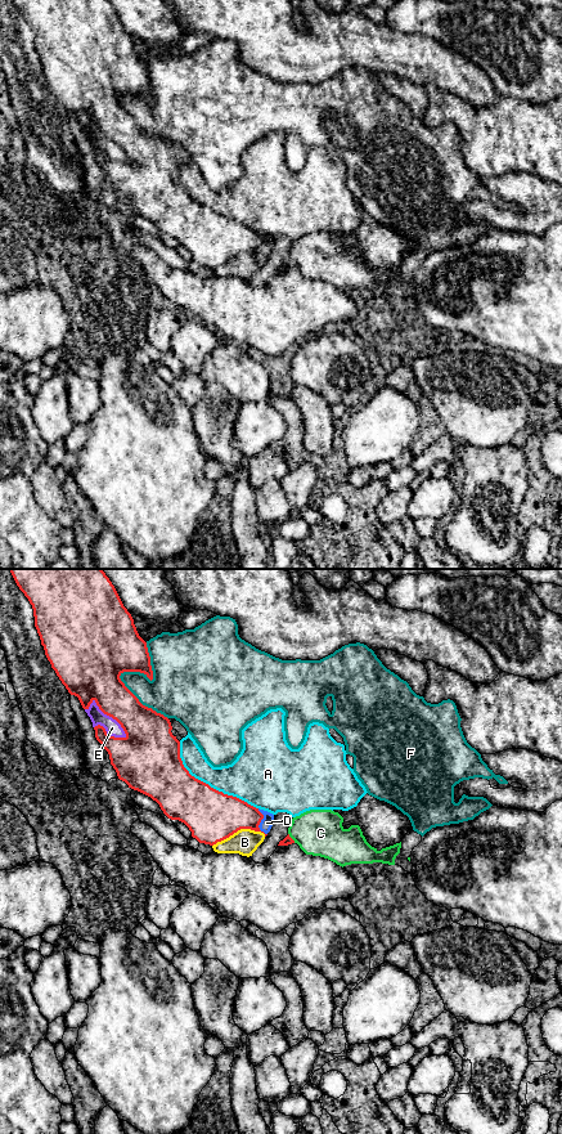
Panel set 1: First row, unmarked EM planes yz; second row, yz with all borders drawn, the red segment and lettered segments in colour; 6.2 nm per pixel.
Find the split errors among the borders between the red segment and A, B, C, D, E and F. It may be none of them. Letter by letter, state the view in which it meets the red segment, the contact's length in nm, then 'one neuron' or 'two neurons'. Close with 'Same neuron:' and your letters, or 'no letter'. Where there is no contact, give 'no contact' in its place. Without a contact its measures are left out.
A: yz | 650 nm | two neurons
B: yz | 340 nm | two neurons
C: yz | 80 nm | two neurons
D: yz | 180 nm | two neurons
E: yz | 320 nm | two neurons
F: yz | 500 nm | two neurons
Same neuron: no letter

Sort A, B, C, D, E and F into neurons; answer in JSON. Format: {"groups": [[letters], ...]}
{"groups": [["A"], ["B", "D"], ["C"], ["E"], ["F"]]}

